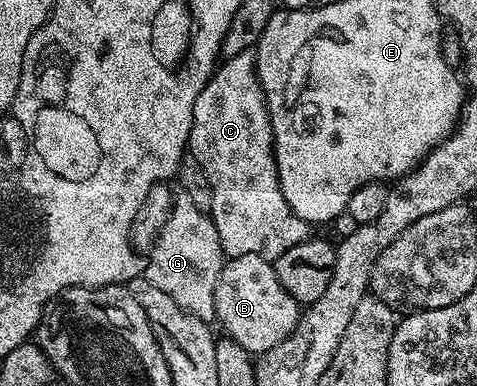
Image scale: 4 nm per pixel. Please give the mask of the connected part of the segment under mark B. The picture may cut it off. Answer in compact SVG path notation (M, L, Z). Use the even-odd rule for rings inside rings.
M245 254L229 259L222 267L214 293L214 316L217 325L226 329L225 337L257 356L276 348L298 327L300 303L280 284L271 259Z

